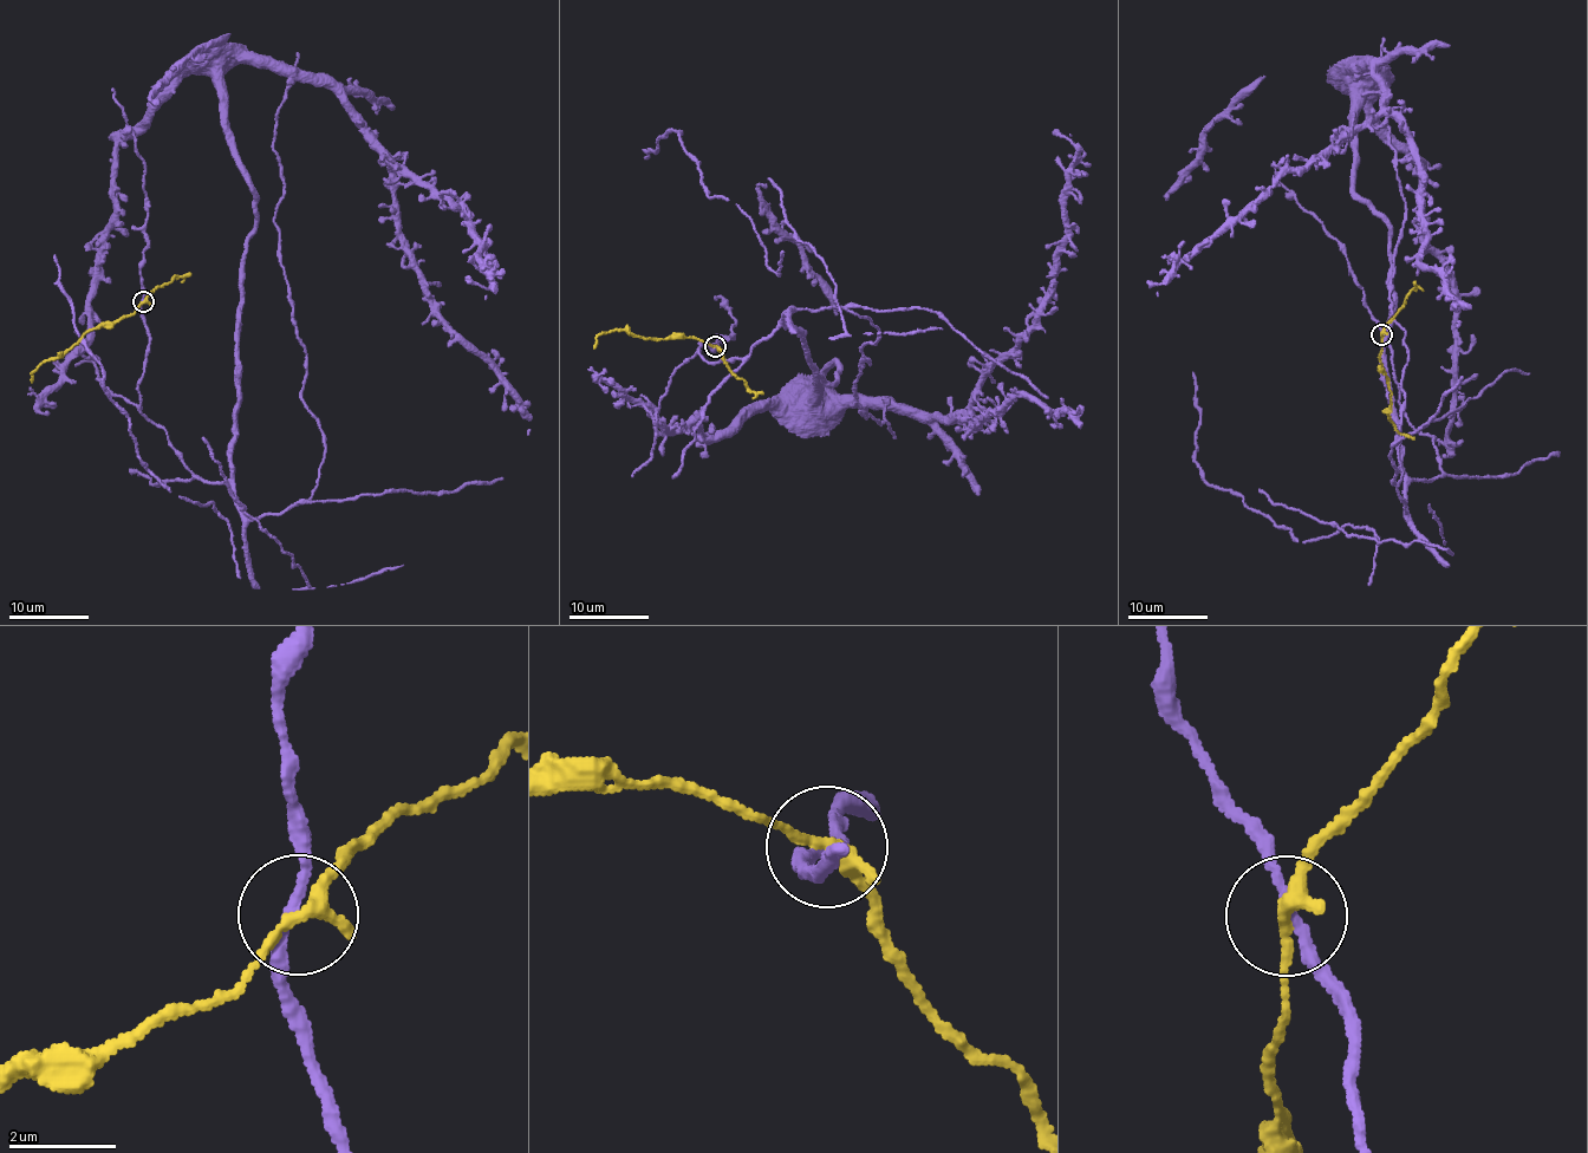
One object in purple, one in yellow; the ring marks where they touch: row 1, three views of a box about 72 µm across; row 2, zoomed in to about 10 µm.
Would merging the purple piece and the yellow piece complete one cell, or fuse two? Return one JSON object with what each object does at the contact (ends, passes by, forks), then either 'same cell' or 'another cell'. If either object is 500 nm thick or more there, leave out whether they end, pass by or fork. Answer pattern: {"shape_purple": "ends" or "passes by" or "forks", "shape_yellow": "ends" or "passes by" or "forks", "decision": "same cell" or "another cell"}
{"shape_purple": "passes by", "shape_yellow": "passes by", "decision": "another cell"}

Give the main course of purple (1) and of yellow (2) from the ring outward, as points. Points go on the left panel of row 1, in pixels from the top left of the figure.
1: (142, 303), (142, 412), (228, 481), (238, 62), (325, 83), (466, 210), (492, 286), (466, 277)
2: (143, 303), (129, 316), (90, 329), (56, 358), (44, 360), (31, 373), (32, 383)

